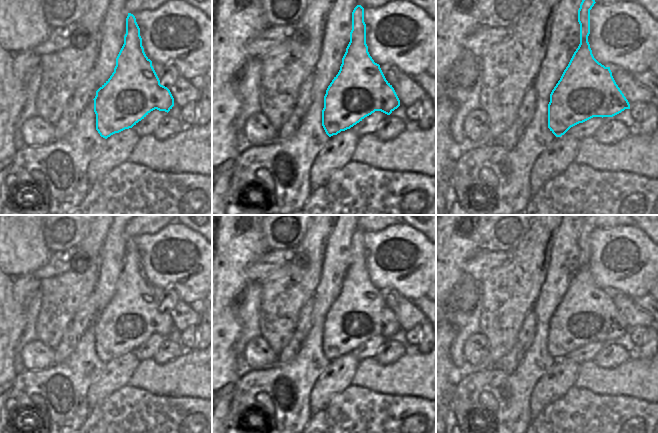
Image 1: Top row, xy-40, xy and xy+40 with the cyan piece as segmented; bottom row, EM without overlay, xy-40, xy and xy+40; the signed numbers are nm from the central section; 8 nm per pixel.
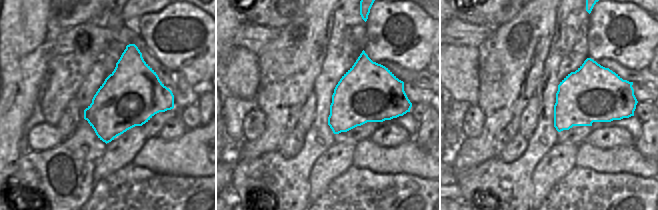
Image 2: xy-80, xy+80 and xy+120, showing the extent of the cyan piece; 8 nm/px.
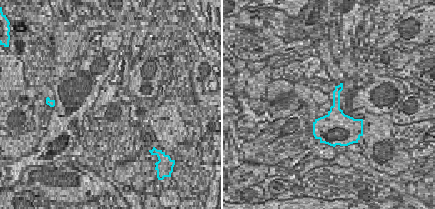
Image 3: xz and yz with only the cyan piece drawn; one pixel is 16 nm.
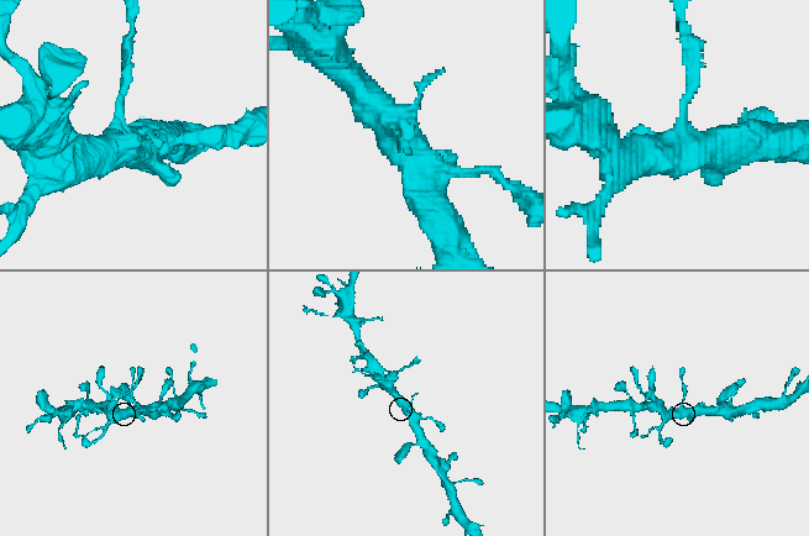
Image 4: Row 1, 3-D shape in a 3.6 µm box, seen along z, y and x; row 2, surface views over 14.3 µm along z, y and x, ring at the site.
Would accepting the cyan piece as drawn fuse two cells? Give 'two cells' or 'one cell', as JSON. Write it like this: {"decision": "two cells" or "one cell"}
{"decision": "one cell"}

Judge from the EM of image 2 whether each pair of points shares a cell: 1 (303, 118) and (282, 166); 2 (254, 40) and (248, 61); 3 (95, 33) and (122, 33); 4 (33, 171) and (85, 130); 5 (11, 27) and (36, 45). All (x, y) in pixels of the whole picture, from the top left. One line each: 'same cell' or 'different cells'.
1: different cells
2: different cells
3: same cell
4: same cell
5: same cell

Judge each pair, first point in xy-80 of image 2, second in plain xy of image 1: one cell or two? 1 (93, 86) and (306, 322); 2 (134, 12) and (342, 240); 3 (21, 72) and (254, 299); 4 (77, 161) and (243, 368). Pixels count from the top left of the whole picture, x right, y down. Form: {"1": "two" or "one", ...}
{"1": "one", "2": "two", "3": "two", "4": "two"}

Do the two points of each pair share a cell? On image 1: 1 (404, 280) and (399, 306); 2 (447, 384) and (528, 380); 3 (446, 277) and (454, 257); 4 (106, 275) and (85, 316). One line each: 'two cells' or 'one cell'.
1: two cells
2: two cells
3: one cell
4: two cells

